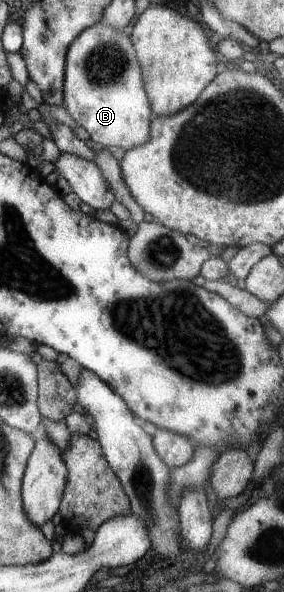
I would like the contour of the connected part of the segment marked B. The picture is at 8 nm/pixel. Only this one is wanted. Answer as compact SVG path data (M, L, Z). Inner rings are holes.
M97 22L84 29L68 47L64 71L63 105L69 115L84 127L91 139L105 148L130 147L142 144L150 136L150 123L154 117L144 88L142 69L130 36L123 30Z

